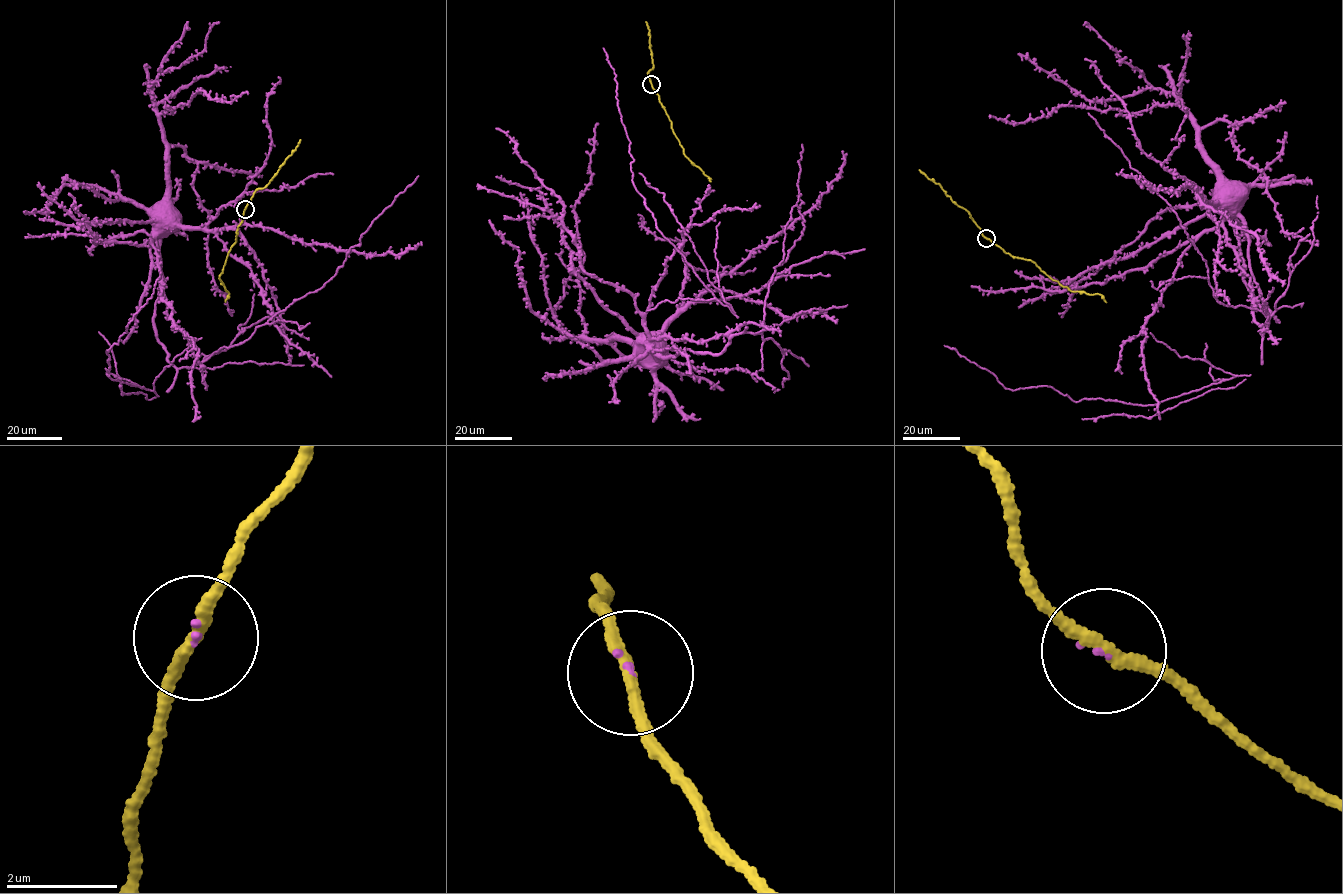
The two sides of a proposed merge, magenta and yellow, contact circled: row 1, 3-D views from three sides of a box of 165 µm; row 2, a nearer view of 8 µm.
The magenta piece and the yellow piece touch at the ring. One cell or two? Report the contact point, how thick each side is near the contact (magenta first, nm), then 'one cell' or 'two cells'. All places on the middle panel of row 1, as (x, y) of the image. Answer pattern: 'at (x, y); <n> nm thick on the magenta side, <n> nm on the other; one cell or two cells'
at (651, 84); 60 nm thick on the magenta side, 200 nm on the other; one cell

